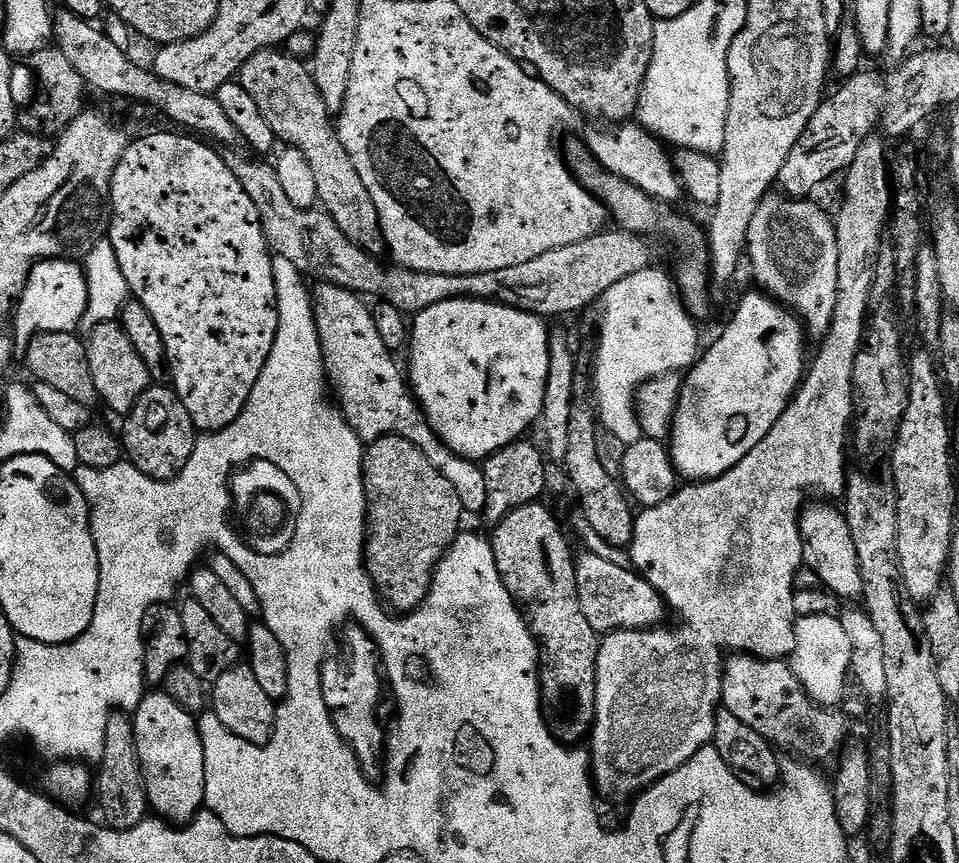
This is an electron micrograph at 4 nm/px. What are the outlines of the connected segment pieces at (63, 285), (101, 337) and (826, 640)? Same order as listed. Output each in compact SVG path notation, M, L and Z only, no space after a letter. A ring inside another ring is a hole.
M39 260L30 270L26 286L22 290L19 301L10 317L10 335L15 347L20 350L27 349L38 334L43 332L76 332L80 328L82 318L86 314L88 305L88 276L83 267L74 260Z
M109 322L94 326L86 336L90 375L94 377L94 386L98 390L102 404L112 412L127 414L142 398L144 391L153 383L147 372L146 363L134 348L127 332L120 322Z
M804 616L796 621L796 645L790 665L806 694L816 704L839 705L844 687L850 684L851 652L850 632L836 616Z

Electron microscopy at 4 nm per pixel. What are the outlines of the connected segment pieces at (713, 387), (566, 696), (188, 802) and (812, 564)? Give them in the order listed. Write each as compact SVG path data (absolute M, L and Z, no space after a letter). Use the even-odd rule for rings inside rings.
M755 291L741 298L724 333L709 348L707 345L703 349L696 363L687 369L680 385L680 401L672 420L670 451L672 465L683 479L685 476L685 481L713 480L738 466L738 462L742 462L742 458L746 458L746 454L770 434L774 422L782 418L806 375L806 329L800 317L779 300L763 291Z
M544 502L518 506L518 510L510 510L510 514L506 514L506 518L502 518L502 522L498 522L491 531L492 553L494 554L494 562L498 566L498 574L506 586L506 590L510 590L510 594L516 599L517 608L524 613L524 618L528 621L532 629L532 635L536 637L536 642L540 649L540 699L548 726L552 729L552 735L561 744L565 746L579 745L581 743L580 739L583 736L585 739L591 733L592 725L596 722L596 667L598 666L598 650L600 649L601 637L594 630L594 626L590 626L586 614L582 614L582 602L578 602L578 582L576 581L574 551L572 552L567 538L564 537L564 528L560 525L559 518L544 505Z
M163 690L149 691L134 713L138 758L142 766L144 785L151 811L159 819L177 826L183 826L193 820L197 812L205 807L206 762L202 746L202 732L201 729L196 729L196 720L197 717L193 713L178 706L178 702L174 702L174 698L170 698L168 693Z
M812 502L800 513L800 537L804 543L803 567L817 575L821 585L829 588L836 596L844 600L859 601L863 594L862 574L859 570L858 553L854 541L850 538L850 526L846 522L843 511L839 507L831 508L828 502Z

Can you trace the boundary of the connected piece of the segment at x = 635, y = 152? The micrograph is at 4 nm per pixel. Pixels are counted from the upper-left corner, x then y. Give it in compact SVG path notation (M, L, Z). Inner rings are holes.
M624 122L616 127L601 128L604 128L601 132L592 132L586 137L588 149L600 164L608 172L613 172L614 175L638 186L661 204L675 205L675 200L682 196L682 185L673 157L670 154L668 157L669 149L636 122Z

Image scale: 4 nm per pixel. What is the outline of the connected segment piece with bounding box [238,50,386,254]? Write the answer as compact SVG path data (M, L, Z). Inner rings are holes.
M265 50L254 53L242 65L238 83L246 86L258 111L265 116L266 122L270 122L277 141L306 154L318 185L318 201L323 211L329 212L334 222L338 222L338 230L346 234L351 244L357 244L365 252L383 253L386 248L384 231L380 229L374 198L370 198L366 182L362 182L358 170L354 170L354 162L350 154L346 154L346 146L342 146L333 113L322 102L318 86L314 86L311 67L299 56L285 54L280 50Z

